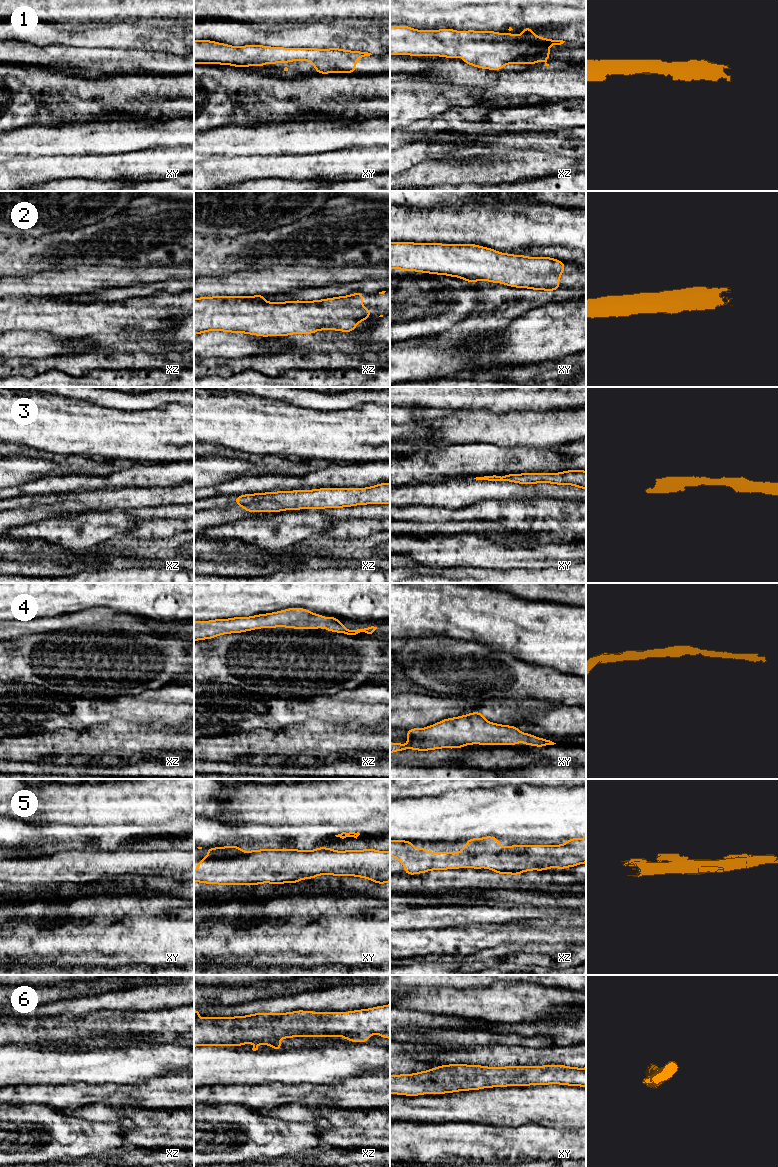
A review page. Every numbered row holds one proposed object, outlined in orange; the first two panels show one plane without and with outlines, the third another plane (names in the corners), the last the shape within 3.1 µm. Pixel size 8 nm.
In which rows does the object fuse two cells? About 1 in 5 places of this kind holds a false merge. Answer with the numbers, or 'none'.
none

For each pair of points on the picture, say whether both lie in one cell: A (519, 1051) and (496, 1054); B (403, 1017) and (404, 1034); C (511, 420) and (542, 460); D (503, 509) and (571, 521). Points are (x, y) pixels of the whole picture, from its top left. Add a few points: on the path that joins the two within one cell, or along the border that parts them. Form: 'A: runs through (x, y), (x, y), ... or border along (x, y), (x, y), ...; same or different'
A: runs through (513, 1054), (502, 1054); same
B: border along (428, 1028), (403, 1027), (400, 1029); different
C: border along (508, 447), (532, 446), (554, 449); different
D: runs through (520, 510), (537, 511), (554, 520); same

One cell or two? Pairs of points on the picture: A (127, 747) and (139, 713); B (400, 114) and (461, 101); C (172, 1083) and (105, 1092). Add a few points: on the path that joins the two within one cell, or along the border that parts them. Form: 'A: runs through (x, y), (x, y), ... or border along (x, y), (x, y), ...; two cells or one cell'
A: border along (113, 721), (126, 720), (138, 723), (160, 723); two cells
B: runs through (415, 105), (446, 101); one cell
C: runs through (155, 1092), (122, 1092); one cell

